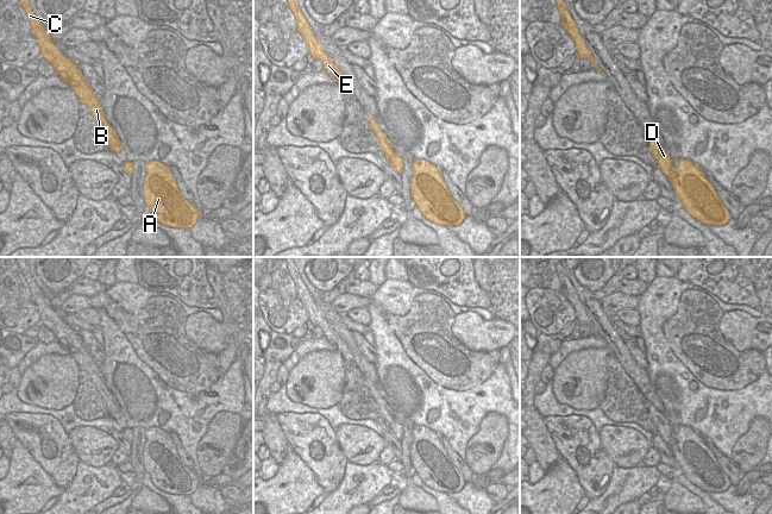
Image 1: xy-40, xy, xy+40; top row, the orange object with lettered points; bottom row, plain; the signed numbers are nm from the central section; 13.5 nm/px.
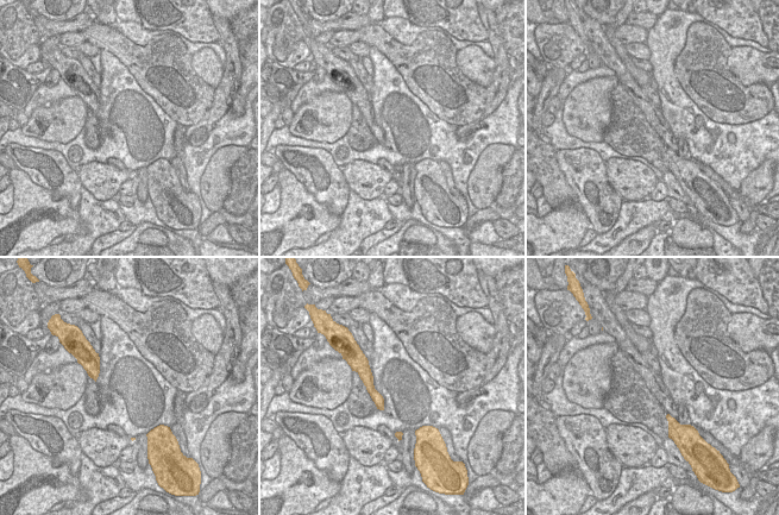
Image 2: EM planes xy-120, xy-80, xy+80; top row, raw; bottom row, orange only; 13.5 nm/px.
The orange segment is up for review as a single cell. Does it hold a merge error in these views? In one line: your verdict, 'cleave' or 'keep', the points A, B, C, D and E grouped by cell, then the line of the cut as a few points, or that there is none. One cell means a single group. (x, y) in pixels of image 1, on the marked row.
keep; A B C D E; no cut

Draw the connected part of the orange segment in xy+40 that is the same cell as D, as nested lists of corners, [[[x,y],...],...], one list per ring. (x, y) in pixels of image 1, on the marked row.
[[[652,137],[649,148],[658,168],[669,177],[680,206],[703,225],[723,226],[732,219],[704,170],[689,159],[680,158],[676,167],[670,155]]]

